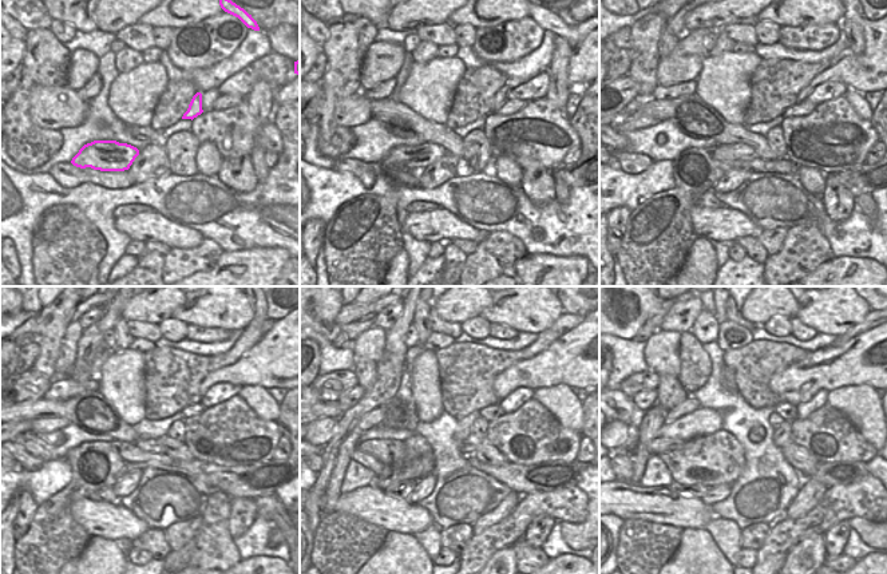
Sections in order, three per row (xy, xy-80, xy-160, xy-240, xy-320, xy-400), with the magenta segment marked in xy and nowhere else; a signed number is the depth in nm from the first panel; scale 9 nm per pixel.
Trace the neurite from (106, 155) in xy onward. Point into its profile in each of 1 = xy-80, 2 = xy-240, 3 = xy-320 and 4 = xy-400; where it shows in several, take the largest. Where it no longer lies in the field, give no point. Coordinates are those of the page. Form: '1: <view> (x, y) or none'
1: xy-80 (415, 158)
2: xy-240 (153, 446)
3: xy-320 (468, 446)
4: xy-400 (781, 436)

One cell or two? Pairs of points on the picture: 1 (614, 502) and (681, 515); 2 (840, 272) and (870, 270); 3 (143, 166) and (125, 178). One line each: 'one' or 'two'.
1: one
2: one
3: two

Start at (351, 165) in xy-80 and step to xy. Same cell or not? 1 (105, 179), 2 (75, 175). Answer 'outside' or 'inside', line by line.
1: inside
2: inside

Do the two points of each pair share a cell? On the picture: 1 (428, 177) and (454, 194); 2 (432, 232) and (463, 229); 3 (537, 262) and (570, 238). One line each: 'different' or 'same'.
1: different
2: same
3: different

